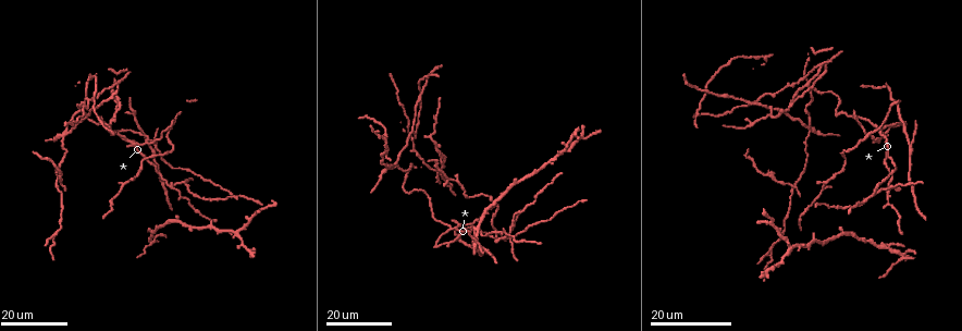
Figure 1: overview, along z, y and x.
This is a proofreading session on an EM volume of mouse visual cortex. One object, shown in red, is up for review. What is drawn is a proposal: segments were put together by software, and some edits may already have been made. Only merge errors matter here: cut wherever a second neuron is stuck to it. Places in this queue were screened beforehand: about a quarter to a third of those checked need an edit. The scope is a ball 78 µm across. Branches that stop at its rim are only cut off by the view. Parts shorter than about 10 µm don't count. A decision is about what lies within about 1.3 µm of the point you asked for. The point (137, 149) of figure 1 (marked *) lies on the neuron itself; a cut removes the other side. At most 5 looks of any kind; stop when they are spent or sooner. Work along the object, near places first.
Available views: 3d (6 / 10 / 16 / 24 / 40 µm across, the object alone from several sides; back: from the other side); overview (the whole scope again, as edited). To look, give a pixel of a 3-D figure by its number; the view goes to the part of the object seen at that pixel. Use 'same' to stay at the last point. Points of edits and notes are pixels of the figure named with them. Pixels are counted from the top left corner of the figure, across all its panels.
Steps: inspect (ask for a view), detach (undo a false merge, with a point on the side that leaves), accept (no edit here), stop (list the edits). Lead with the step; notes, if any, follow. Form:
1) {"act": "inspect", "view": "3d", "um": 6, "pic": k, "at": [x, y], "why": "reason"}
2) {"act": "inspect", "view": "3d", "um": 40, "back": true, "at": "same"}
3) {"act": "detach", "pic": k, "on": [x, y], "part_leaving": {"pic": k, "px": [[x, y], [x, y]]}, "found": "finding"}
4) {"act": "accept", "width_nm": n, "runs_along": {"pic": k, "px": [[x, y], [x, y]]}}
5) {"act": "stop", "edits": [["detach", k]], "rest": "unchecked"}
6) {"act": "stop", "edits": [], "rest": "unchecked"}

{"act": "inspect", "view": "3d", "um": 16, "pic": 1, "at": [455, 226], "why": "two arms in line, one across"}

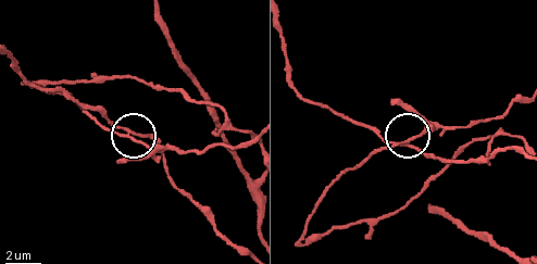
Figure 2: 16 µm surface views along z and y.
{"act": "inspect", "view": "3d", "um": 6, "pic": 2, "at": [407, 139]}

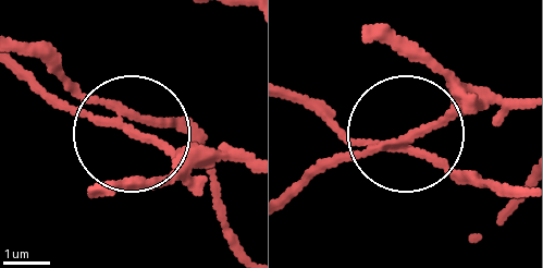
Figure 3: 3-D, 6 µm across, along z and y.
{"act": "accept", "runs_along": {"pic": 3, "px": [[509, 192], [431, 165], [411, 145], [509, 102]]}, "found": "all the same neuron"}

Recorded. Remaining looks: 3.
{"act": "inspect", "view": "3d", "um": 16, "pic": 1, "at": [55, 182], "why": "three-way junction"}

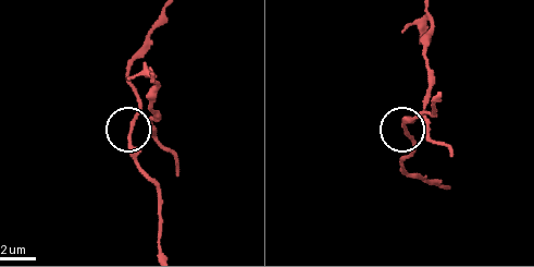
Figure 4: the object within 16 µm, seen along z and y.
{"act": "inspect", "view": "3d", "um": 6, "pic": 4, "at": [404, 132]}

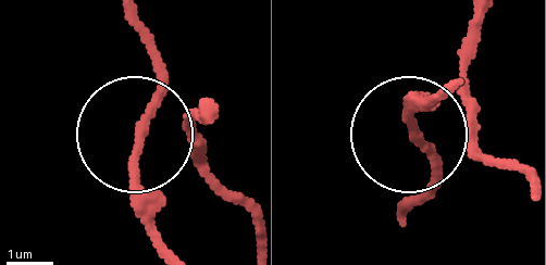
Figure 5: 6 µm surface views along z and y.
{"act": "accept", "width_nm": 140, "runs_along": {"pic": 5, "px": [[409, 210], [436, 171], [421, 139], [515, 159]]}, "found": "continuous, no second neuron"}

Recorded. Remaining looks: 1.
{"act": "stop", "edits": [], "rest": "unchecked"}

